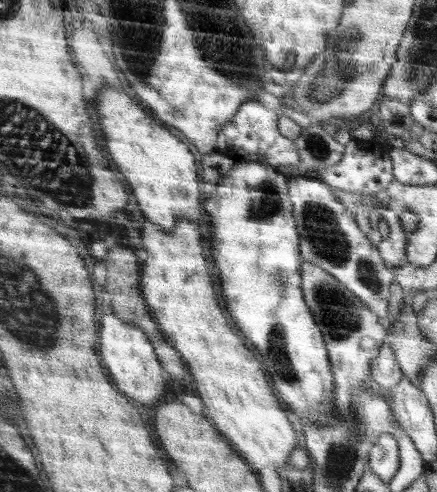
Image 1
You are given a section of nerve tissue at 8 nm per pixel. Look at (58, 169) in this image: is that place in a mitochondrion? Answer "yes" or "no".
yes

